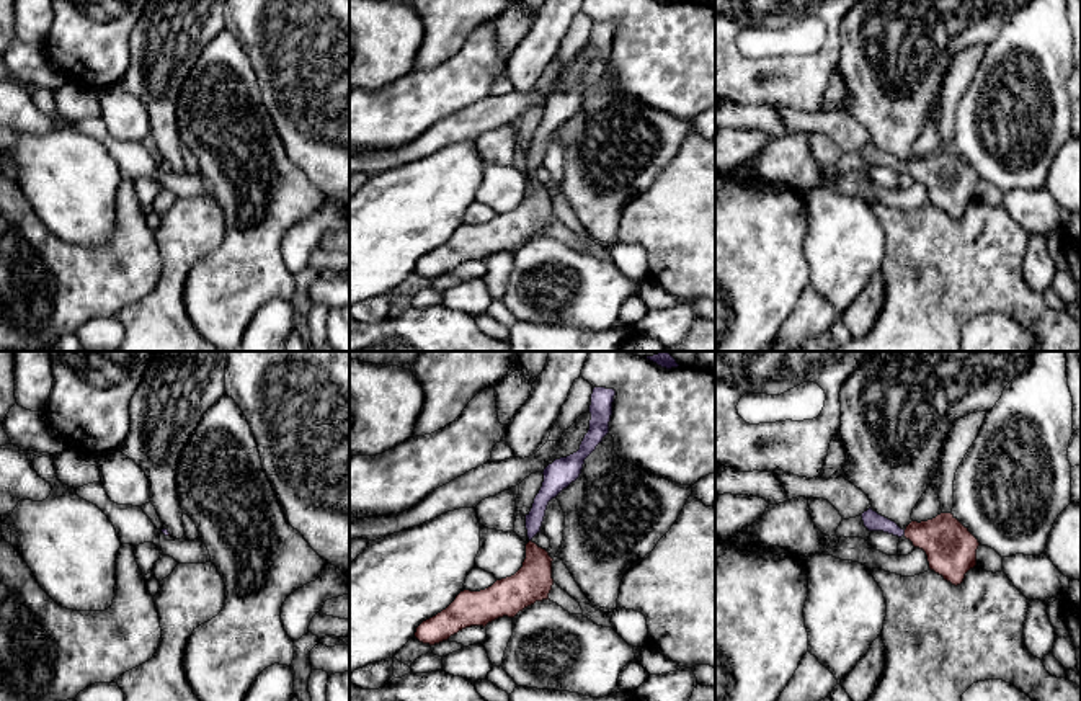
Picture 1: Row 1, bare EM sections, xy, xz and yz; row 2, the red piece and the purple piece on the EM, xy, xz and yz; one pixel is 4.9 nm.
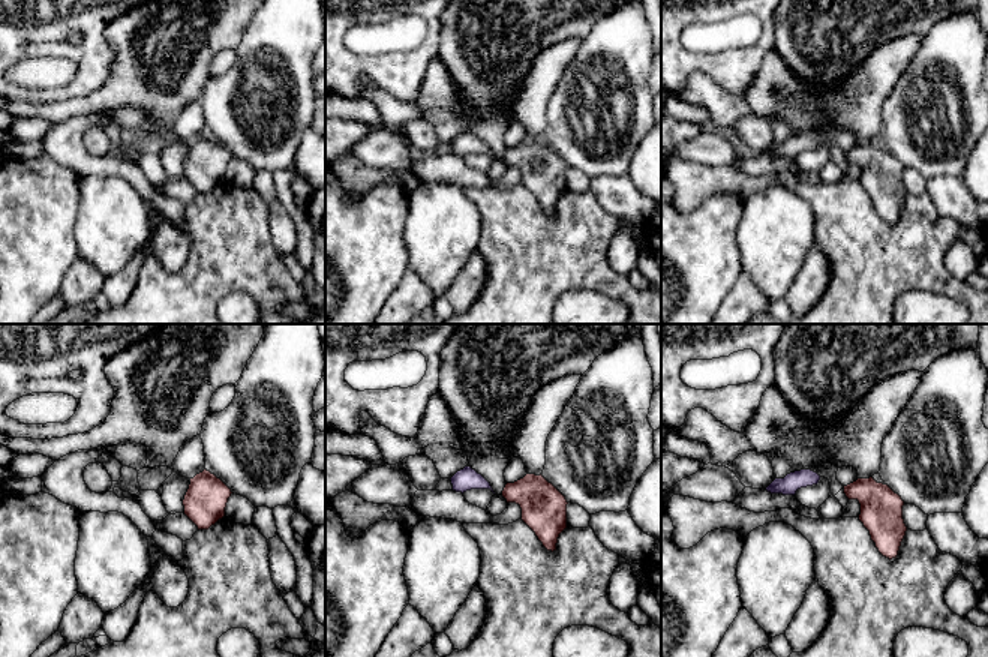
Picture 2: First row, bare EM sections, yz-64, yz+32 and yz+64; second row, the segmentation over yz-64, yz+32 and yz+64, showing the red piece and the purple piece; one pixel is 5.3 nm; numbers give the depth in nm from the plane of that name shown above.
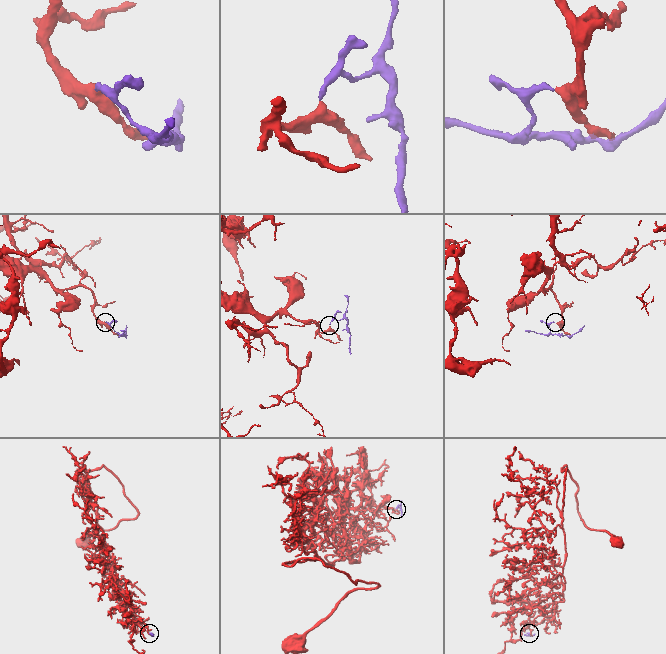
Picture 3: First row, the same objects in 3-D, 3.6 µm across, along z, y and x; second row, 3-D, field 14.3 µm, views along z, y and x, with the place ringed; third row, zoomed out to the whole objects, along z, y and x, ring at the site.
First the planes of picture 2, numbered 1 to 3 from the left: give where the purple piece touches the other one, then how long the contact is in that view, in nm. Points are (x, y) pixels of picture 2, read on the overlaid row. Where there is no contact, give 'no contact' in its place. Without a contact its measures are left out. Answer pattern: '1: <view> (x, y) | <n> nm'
1: no contact
2: no contact
3: no contact

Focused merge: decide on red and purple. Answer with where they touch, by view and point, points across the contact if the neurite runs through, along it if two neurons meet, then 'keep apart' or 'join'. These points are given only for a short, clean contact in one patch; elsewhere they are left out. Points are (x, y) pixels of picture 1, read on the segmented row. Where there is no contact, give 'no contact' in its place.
meets red in yz at (905, 533); runs through yz (951, 548), (936, 536), (905, 533), (874, 522); join

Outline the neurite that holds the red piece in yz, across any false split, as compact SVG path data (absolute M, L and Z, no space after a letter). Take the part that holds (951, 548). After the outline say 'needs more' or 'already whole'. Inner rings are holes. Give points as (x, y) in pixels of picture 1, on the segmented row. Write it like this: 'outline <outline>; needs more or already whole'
outline M872 508L861 516L869 531L883 531L910 539L914 547L926 552L929 569L955 587L976 565L980 542L952 513L941 513L921 523L911 521L905 529Z; needs more

